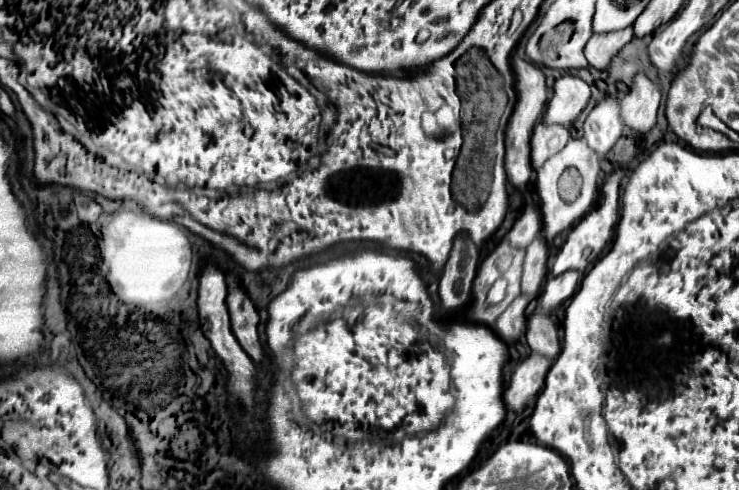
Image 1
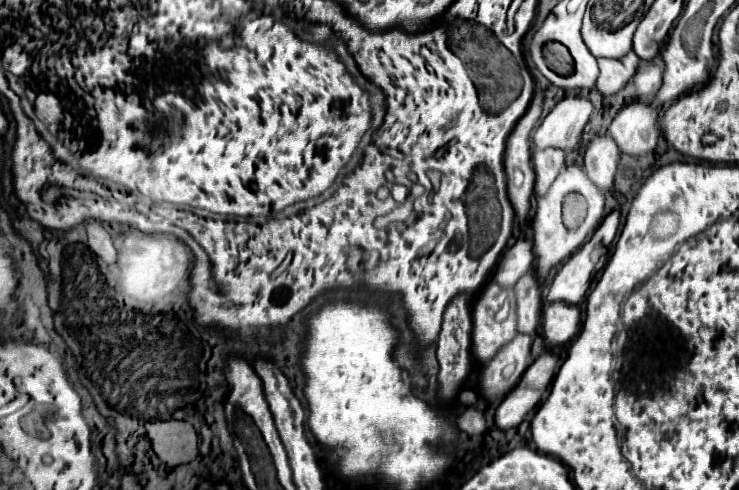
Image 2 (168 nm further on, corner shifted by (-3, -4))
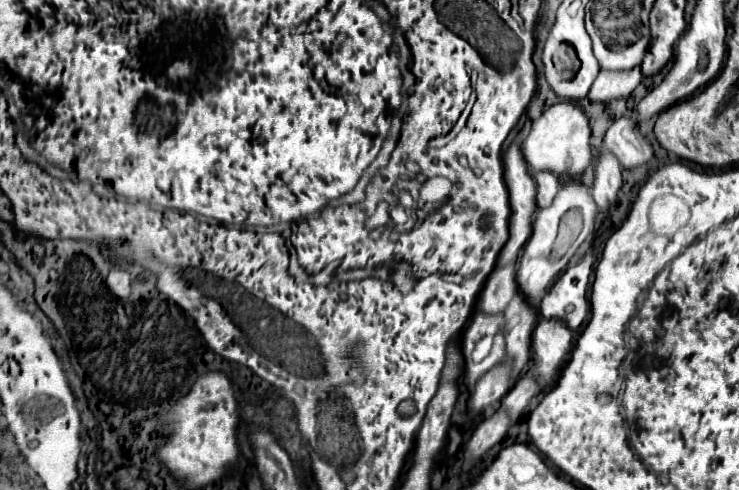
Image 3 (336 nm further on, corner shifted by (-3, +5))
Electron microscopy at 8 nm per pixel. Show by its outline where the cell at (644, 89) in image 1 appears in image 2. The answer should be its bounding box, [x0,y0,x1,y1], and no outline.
[608,103,660,157]

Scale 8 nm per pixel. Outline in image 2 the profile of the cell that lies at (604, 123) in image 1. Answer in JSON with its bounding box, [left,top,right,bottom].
[584,133,620,193]

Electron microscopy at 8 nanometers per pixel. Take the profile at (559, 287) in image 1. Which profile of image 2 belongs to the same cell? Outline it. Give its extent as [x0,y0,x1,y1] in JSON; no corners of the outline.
[542,303,580,351]

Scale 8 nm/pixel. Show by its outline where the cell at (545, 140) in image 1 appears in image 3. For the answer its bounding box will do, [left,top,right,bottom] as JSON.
[534,170,558,208]

